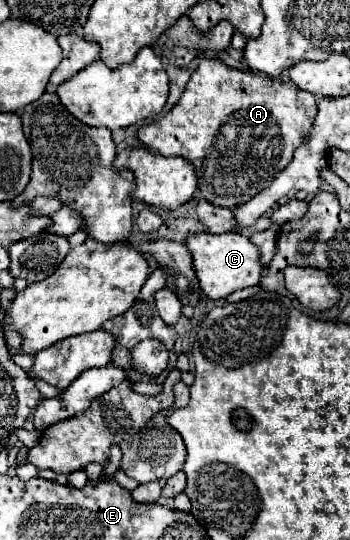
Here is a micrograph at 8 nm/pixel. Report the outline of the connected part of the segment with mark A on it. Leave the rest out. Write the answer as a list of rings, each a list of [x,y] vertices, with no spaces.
[[[217,58],[199,62],[179,102],[159,120],[137,130],[139,140],[163,154],[187,158],[197,172],[199,196],[233,208],[267,188],[287,168],[317,116],[317,100],[307,90],[229,68]]]

